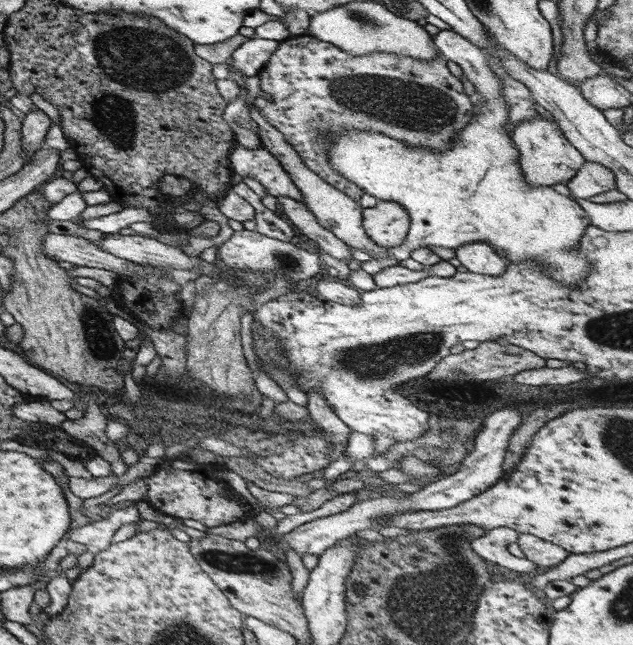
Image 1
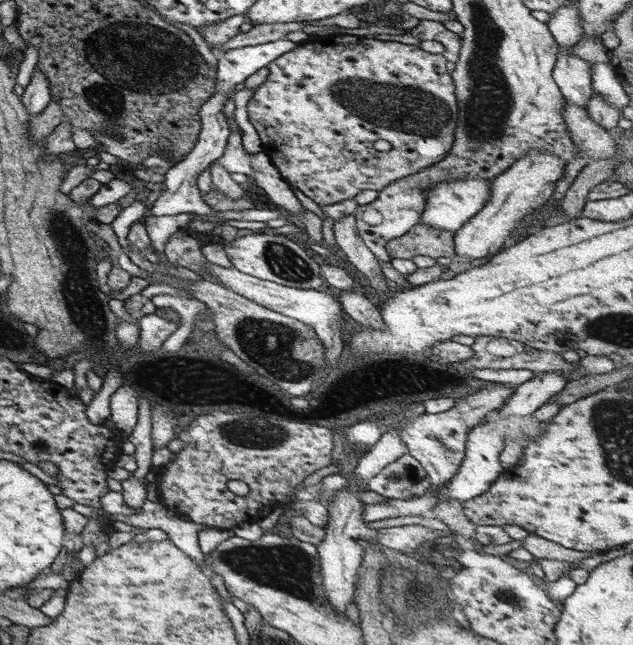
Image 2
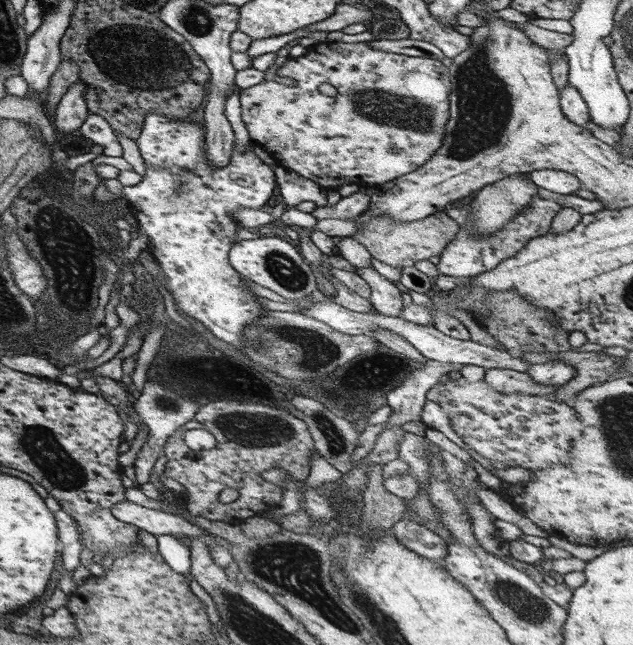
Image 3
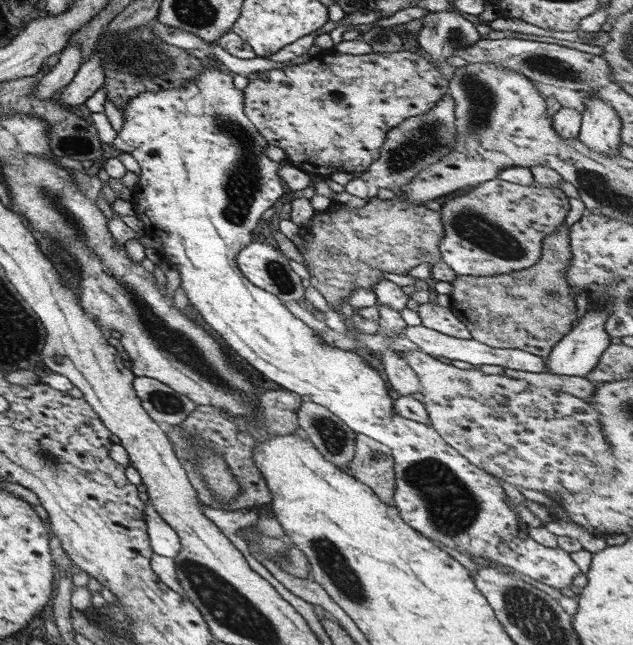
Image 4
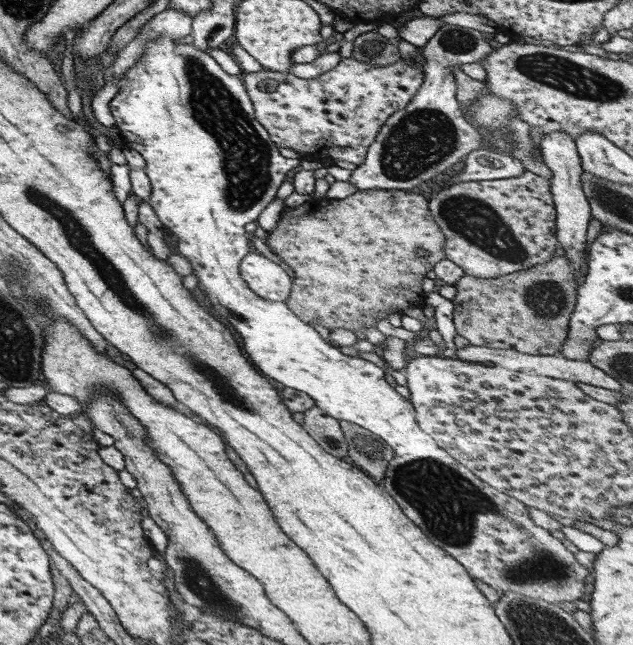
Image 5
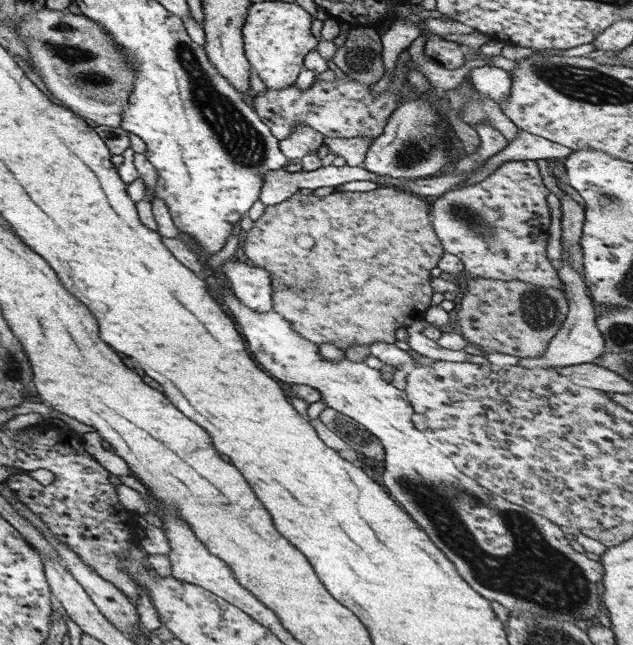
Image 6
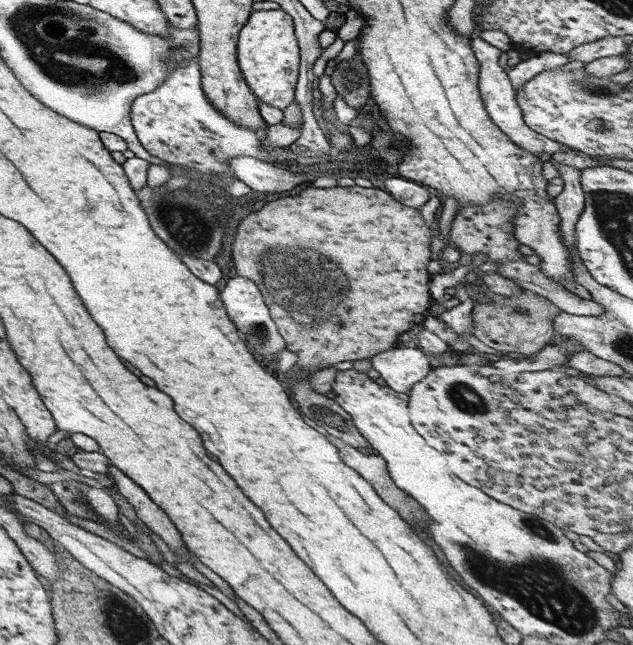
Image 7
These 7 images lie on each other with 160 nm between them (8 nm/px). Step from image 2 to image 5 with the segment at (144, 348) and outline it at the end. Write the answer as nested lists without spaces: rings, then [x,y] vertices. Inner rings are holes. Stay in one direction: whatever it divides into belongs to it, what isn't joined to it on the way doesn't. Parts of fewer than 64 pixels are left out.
[[[158,36],[154,39],[149,39],[142,48],[141,54],[137,60],[123,73],[116,82],[119,87],[115,96],[109,101],[108,107],[114,118],[114,125],[119,132],[118,139],[121,143],[129,149],[137,151],[145,161],[144,173],[150,182],[150,195],[145,200],[152,210],[157,215],[157,219],[161,223],[162,228],[177,237],[177,252],[179,256],[185,258],[191,265],[192,273],[197,279],[197,288],[207,296],[207,300],[213,306],[213,312],[223,318],[241,338],[243,344],[243,352],[247,354],[249,362],[257,368],[257,372],[261,373],[266,378],[276,380],[284,387],[300,390],[307,394],[309,398],[314,400],[314,406],[320,408],[325,414],[335,418],[335,420],[342,420],[358,424],[365,430],[370,430],[371,433],[381,437],[383,441],[392,450],[393,456],[386,466],[384,477],[380,480],[383,482],[382,489],[389,497],[395,501],[403,514],[415,523],[421,529],[421,532],[433,543],[435,546],[441,547],[449,556],[452,556],[461,566],[465,567],[466,573],[475,581],[487,583],[487,586],[493,590],[501,593],[516,592],[529,598],[537,598],[546,602],[547,604],[558,605],[560,602],[575,602],[575,600],[585,599],[589,591],[589,587],[583,583],[585,577],[591,574],[591,571],[579,565],[575,561],[573,553],[563,547],[561,541],[551,536],[549,531],[535,525],[529,514],[526,506],[521,502],[510,498],[508,495],[495,490],[492,486],[485,484],[480,478],[477,478],[471,470],[467,470],[462,464],[459,464],[454,458],[445,452],[441,447],[436,445],[427,434],[418,427],[416,423],[414,408],[410,403],[410,399],[401,397],[394,389],[385,381],[385,374],[383,370],[367,360],[362,360],[359,357],[344,356],[339,350],[329,343],[325,343],[323,338],[319,337],[311,325],[305,324],[300,318],[293,314],[292,310],[284,303],[284,301],[267,300],[257,296],[247,287],[247,284],[241,279],[238,272],[238,264],[249,253],[249,246],[247,244],[247,236],[244,226],[247,223],[257,220],[261,210],[267,206],[267,203],[275,197],[275,191],[279,185],[285,180],[285,173],[291,168],[295,168],[299,164],[300,158],[283,158],[277,152],[277,147],[270,139],[268,132],[264,126],[261,126],[254,117],[254,108],[252,102],[249,100],[245,87],[239,76],[231,76],[227,74],[225,69],[218,65],[211,56],[199,49],[195,48],[193,43],[180,44],[179,39],[172,39],[169,37]]]

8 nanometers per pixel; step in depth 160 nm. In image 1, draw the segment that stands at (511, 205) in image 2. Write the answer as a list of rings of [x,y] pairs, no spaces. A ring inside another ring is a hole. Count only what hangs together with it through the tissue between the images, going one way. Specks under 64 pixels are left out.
[[[541,115],[527,118],[512,129],[510,139],[518,152],[522,178],[530,186],[553,186],[565,184],[583,165],[584,158],[565,140],[556,122],[546,120]],[[471,242],[461,246],[455,251],[455,258],[468,270],[467,272],[485,274],[491,278],[497,278],[499,274],[503,274],[507,263],[483,242]]]

